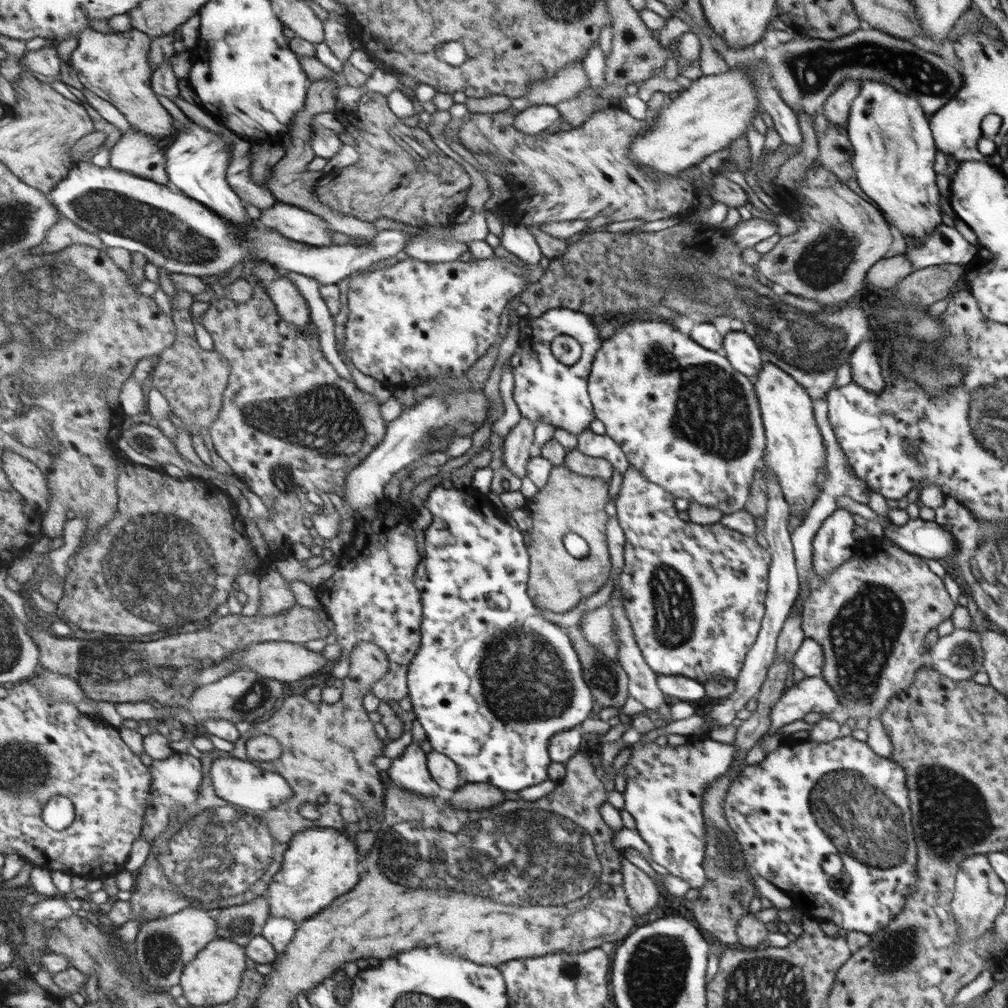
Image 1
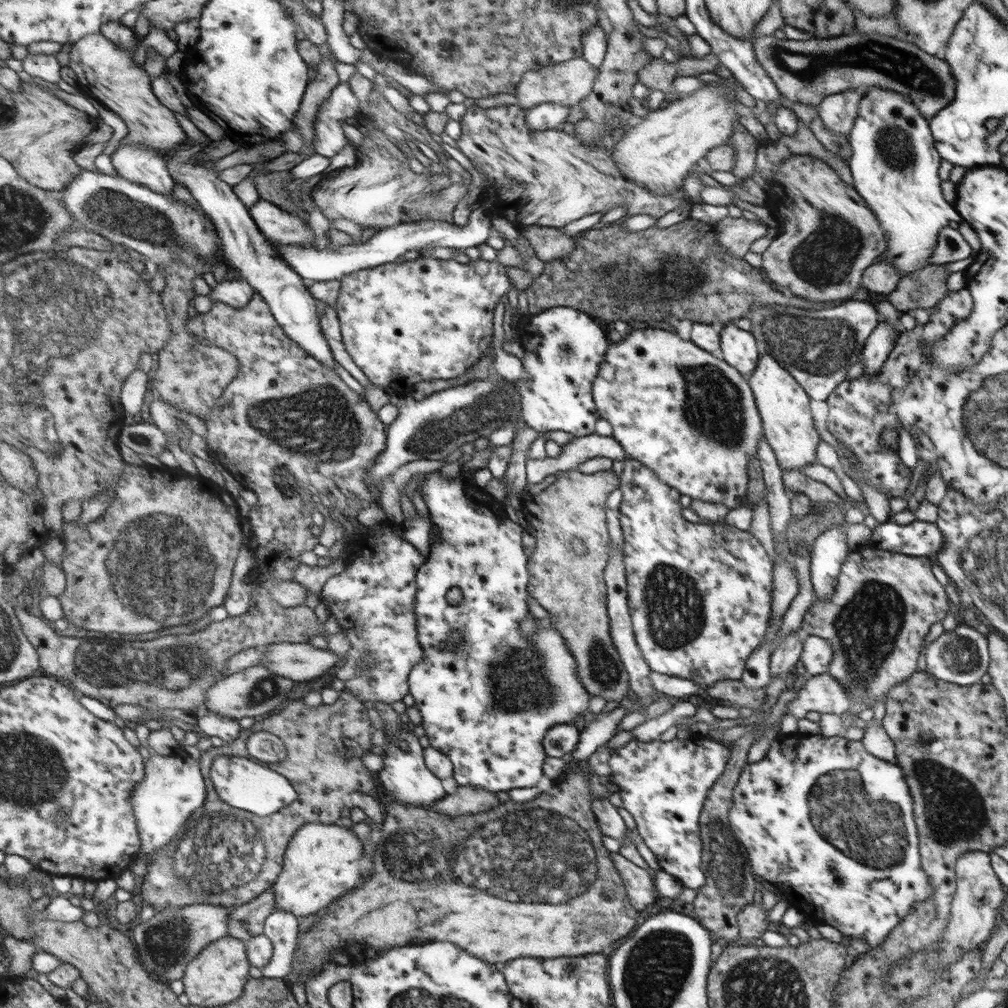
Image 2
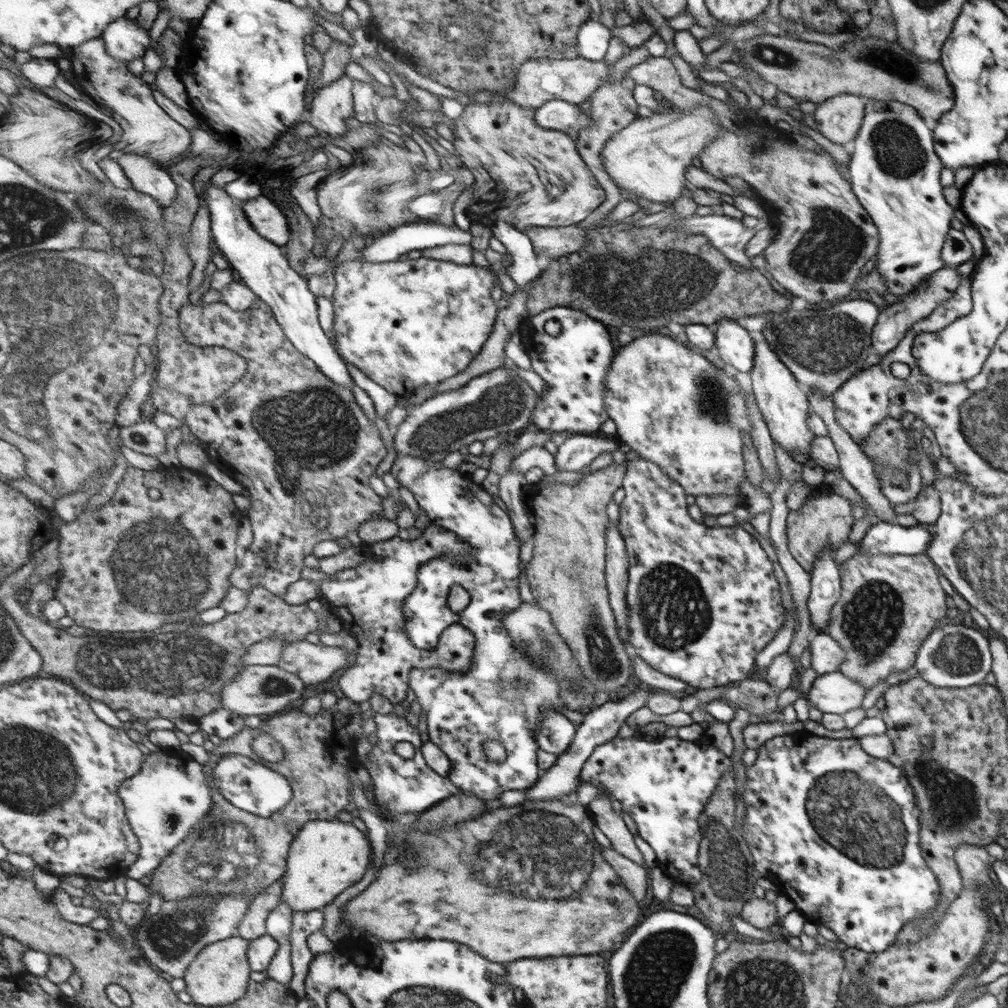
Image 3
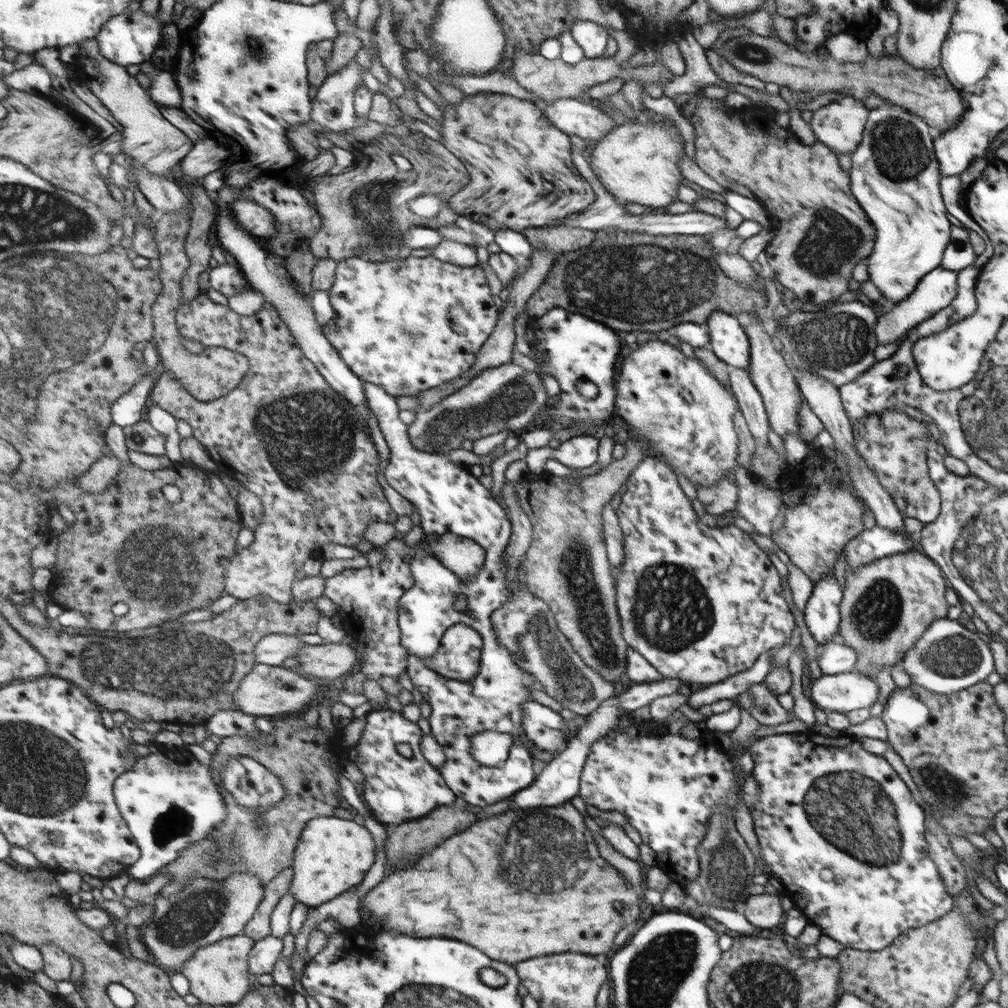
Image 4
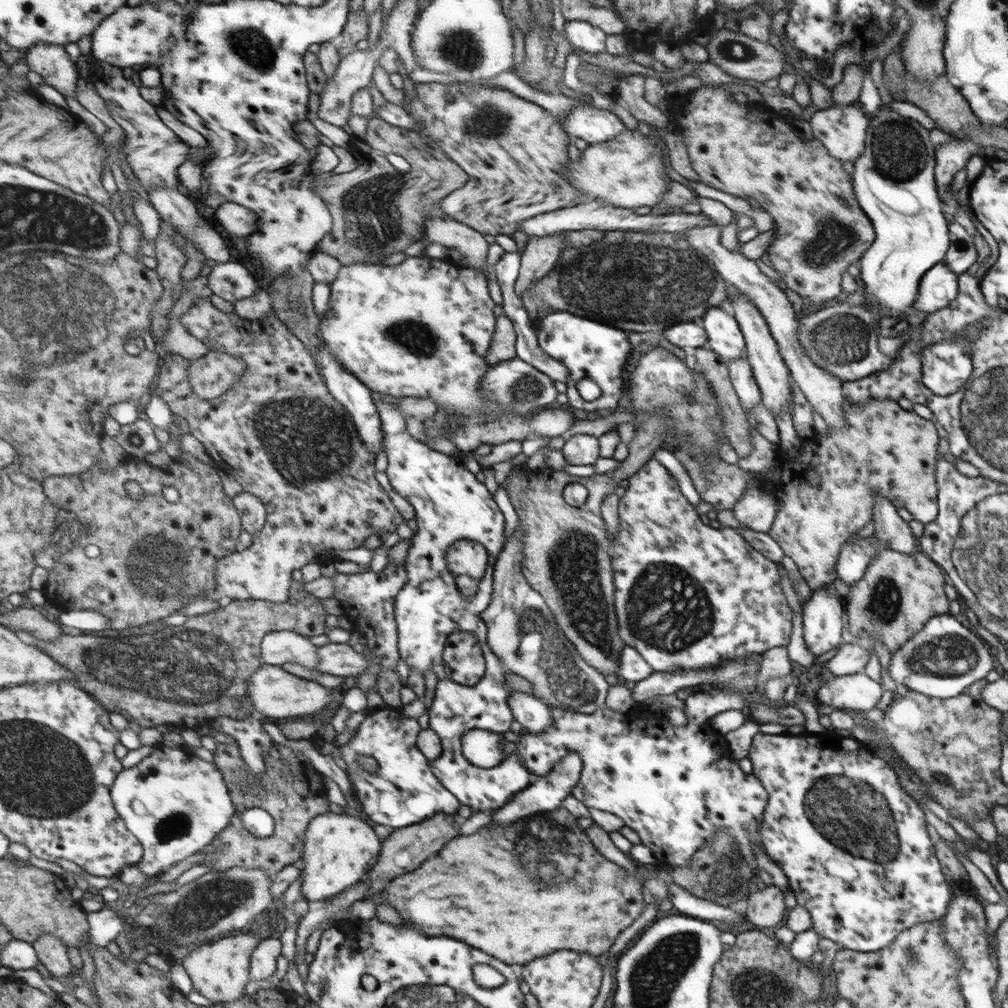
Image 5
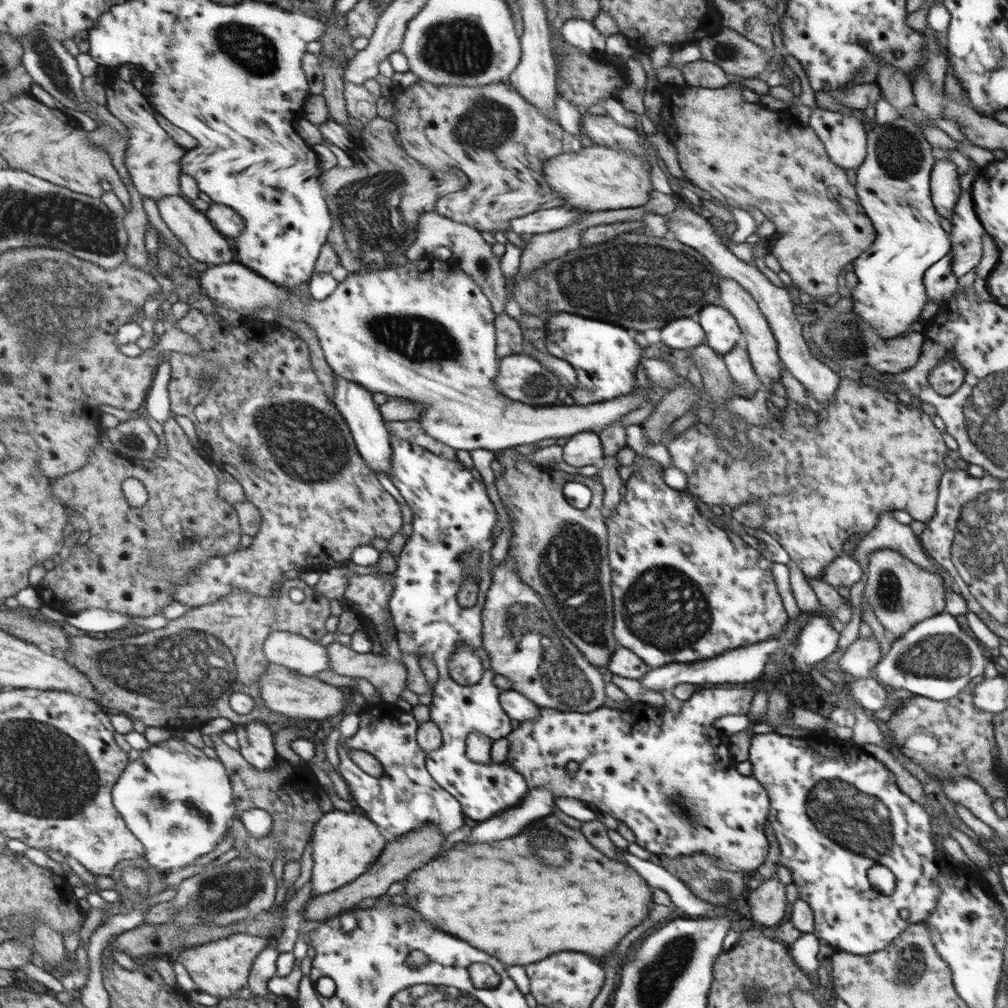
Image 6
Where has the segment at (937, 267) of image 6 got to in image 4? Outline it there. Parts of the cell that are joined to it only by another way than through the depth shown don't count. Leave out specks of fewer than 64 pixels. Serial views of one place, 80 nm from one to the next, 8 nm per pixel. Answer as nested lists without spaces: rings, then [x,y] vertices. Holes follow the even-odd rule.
[[[934,269],[932,273],[926,274],[926,277],[914,294],[906,301],[896,302],[888,305],[886,313],[877,319],[875,338],[877,344],[888,344],[898,340],[907,330],[913,329],[916,325],[930,318],[935,312],[946,308],[953,302],[957,294],[957,272],[954,270]]]

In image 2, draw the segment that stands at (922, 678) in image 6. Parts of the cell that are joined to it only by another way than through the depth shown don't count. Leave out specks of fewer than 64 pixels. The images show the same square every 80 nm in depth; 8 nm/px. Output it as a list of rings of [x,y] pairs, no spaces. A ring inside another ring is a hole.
[[[964,624],[958,625],[955,630],[950,630],[950,632],[944,631],[941,636],[926,646],[924,671],[940,681],[960,687],[979,683],[981,678],[988,674],[990,665],[986,638],[987,636],[983,636],[978,630]]]

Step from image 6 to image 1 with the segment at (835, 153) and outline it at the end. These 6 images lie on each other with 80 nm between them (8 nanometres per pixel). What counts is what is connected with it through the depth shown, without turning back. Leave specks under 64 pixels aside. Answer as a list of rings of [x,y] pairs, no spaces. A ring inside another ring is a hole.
[[[846,77],[845,81],[826,99],[822,112],[830,122],[847,126],[853,100],[858,96],[860,83]]]

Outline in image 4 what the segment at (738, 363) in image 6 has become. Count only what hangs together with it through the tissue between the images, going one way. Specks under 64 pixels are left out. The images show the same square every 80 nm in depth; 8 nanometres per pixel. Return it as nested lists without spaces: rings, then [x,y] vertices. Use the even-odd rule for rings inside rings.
[[[733,367],[729,371],[731,391],[743,412],[746,424],[756,442],[766,444],[770,432],[769,420],[763,400],[750,378],[749,371]]]

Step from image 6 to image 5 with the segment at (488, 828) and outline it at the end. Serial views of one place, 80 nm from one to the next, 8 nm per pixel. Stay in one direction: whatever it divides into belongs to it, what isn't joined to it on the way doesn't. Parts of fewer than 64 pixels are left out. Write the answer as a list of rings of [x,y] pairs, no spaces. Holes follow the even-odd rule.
[[[571,752],[557,766],[553,767],[546,777],[538,777],[530,786],[527,786],[521,793],[518,793],[508,802],[508,804],[501,806],[497,812],[492,815],[489,826],[493,824],[511,824],[517,820],[524,820],[527,816],[533,814],[540,814],[541,812],[550,812],[556,810],[561,806],[562,800],[566,796],[570,796],[572,787],[580,780],[583,770],[582,759],[577,752]]]

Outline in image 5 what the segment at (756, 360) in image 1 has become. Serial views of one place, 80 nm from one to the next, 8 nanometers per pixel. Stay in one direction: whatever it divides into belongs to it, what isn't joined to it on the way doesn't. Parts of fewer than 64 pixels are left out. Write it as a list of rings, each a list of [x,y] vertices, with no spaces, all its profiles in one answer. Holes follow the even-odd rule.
[[[710,307],[700,318],[707,334],[706,346],[712,349],[718,358],[727,363],[738,357],[746,357],[747,346],[744,346],[741,328],[734,320],[734,316],[726,314],[724,308]]]

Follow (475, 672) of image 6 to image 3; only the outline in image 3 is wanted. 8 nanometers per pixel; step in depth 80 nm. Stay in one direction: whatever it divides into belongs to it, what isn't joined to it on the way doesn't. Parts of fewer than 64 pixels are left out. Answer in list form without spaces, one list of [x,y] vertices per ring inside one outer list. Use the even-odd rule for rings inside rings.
[[[430,524],[420,537],[412,541],[407,540],[402,534],[396,535],[387,541],[364,545],[360,564],[354,568],[343,570],[338,574],[330,574],[324,580],[325,598],[328,600],[332,613],[336,614],[337,610],[348,608],[348,622],[350,622],[350,614],[352,614],[354,616],[354,630],[358,628],[356,630],[358,635],[354,635],[354,631],[350,632],[359,642],[357,663],[352,668],[348,668],[339,681],[339,685],[348,699],[356,702],[356,704],[361,704],[370,702],[372,694],[376,693],[388,699],[393,705],[401,704],[404,696],[406,696],[406,690],[408,690],[408,672],[412,672],[414,669],[436,668],[453,673],[460,671],[468,673],[470,671],[470,663],[472,663],[472,654],[474,653],[474,644],[476,642],[472,632],[460,624],[451,624],[440,635],[438,646],[433,652],[420,651],[420,649],[412,645],[408,635],[406,635],[406,619],[404,619],[403,613],[404,599],[417,585],[417,570],[419,566],[424,565],[425,562],[432,558],[441,556],[459,561],[462,554],[469,552],[469,550],[471,550],[470,544],[459,539],[454,532],[444,530],[442,526]]]

